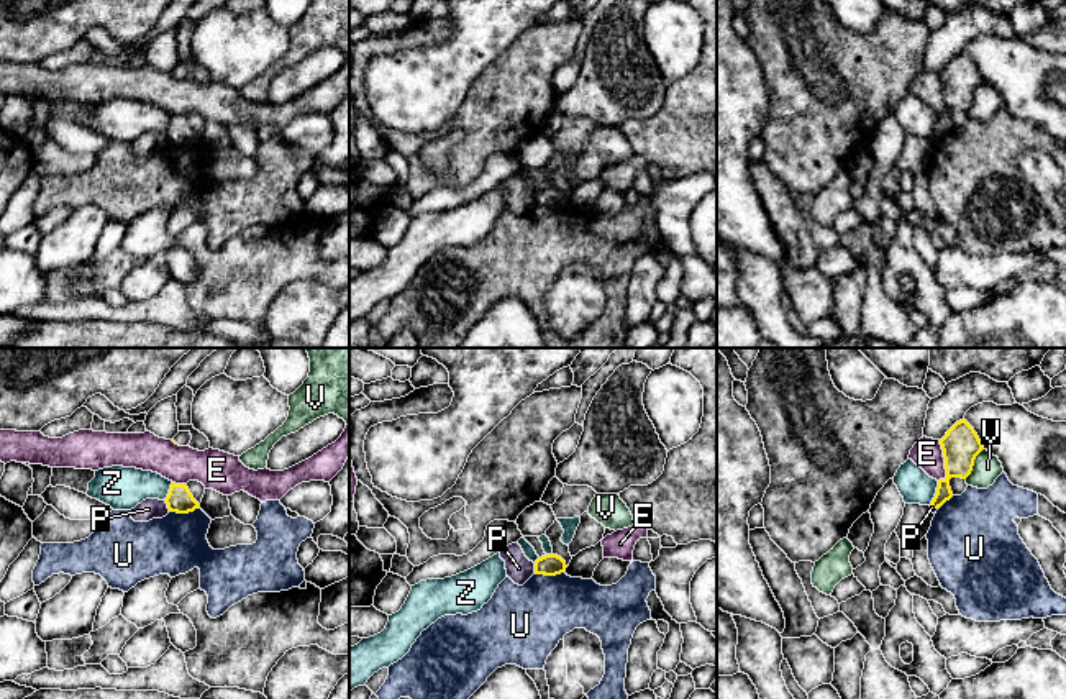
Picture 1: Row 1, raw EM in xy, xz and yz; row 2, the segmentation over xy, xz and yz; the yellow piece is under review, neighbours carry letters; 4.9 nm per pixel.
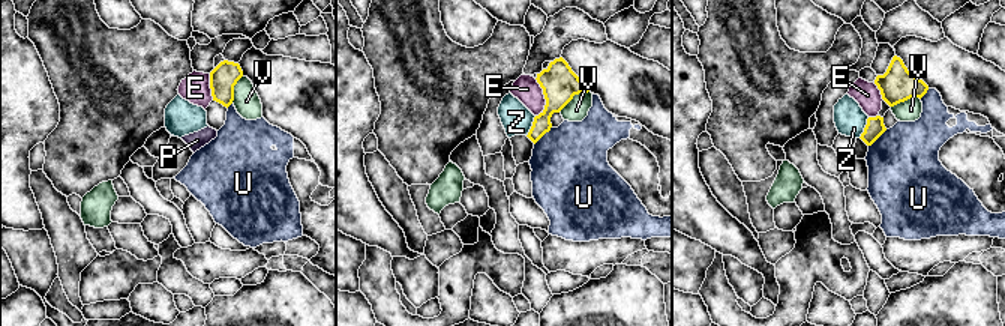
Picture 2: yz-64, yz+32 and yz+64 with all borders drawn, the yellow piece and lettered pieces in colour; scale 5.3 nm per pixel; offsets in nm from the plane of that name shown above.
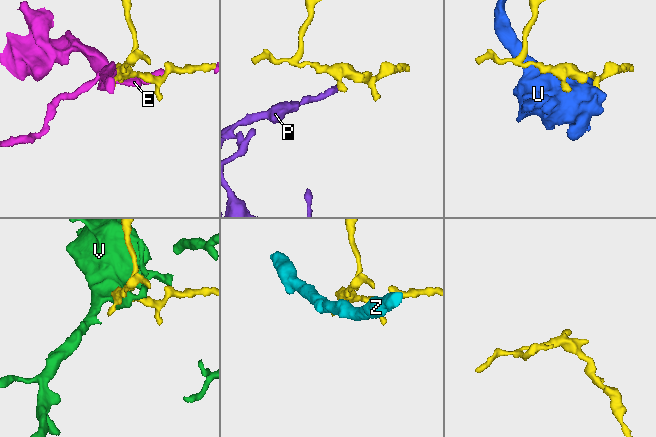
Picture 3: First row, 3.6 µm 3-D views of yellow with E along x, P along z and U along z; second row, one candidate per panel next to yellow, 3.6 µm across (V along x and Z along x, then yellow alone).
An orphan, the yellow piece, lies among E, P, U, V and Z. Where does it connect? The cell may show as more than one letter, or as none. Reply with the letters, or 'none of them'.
none of them

